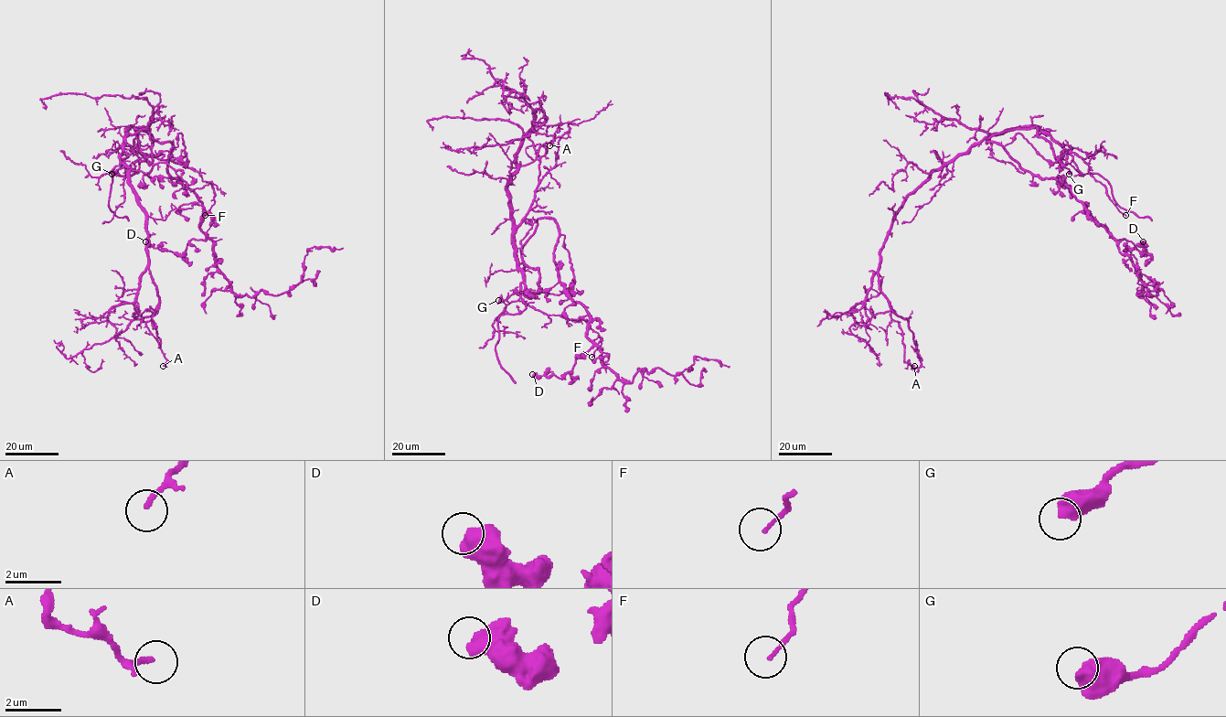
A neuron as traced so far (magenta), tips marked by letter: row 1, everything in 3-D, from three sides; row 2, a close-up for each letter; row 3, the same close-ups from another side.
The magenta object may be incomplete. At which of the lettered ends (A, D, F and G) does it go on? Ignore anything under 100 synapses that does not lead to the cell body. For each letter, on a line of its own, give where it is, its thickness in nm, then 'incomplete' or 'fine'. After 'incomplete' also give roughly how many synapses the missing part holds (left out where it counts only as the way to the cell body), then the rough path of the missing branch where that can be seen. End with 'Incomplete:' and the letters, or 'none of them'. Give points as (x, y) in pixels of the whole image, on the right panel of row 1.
A: place (914, 366); calibre 180 nm; fine
D: place (1143, 241); calibre 650 nm; fine
F: place (1125, 215); calibre 110 nm; fine
G: place (1069, 174); calibre 650 nm; fine
Incomplete: none of them

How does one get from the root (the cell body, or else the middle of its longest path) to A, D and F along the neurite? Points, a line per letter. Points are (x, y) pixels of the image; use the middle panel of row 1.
A: (539, 279), (528, 297), (507, 182), (536, 110), (545, 120), (533, 130), (553, 135), (549, 145)
D: (539, 279), (522, 246), (539, 219), (552, 219), (559, 283), (589, 313), (592, 346), (560, 378), (532, 374)
F: (539, 279), (535, 297), (525, 294), (522, 283), (520, 297), (549, 315), (584, 319), (602, 337), (591, 357)

